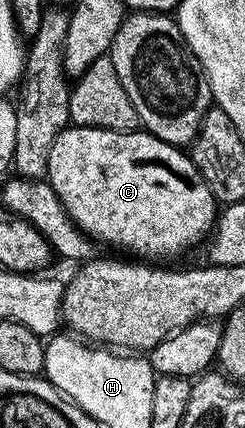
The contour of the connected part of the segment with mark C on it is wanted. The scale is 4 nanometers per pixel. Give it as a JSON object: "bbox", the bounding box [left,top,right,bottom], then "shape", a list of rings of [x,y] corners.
{"bbox":[47,127,219,261],"shape":[[[66,127],[55,145],[51,145],[47,181],[80,231],[98,244],[130,251],[133,254],[130,256],[145,261],[165,261],[161,259],[183,254],[210,234],[219,214],[219,204],[192,158],[182,148],[164,143],[144,129],[104,131],[94,127]]]}

